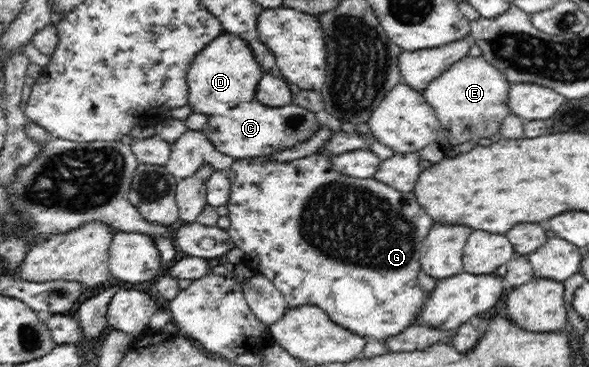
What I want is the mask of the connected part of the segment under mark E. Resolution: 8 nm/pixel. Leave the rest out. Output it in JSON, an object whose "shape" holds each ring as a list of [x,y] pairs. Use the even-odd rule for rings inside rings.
{"shape":[[[469,56],[455,62],[449,70],[428,83],[422,92],[440,122],[436,141],[449,150],[463,142],[479,144],[481,138],[497,134],[503,119],[512,112],[509,109],[509,90],[510,82],[505,75],[482,57]]]}

